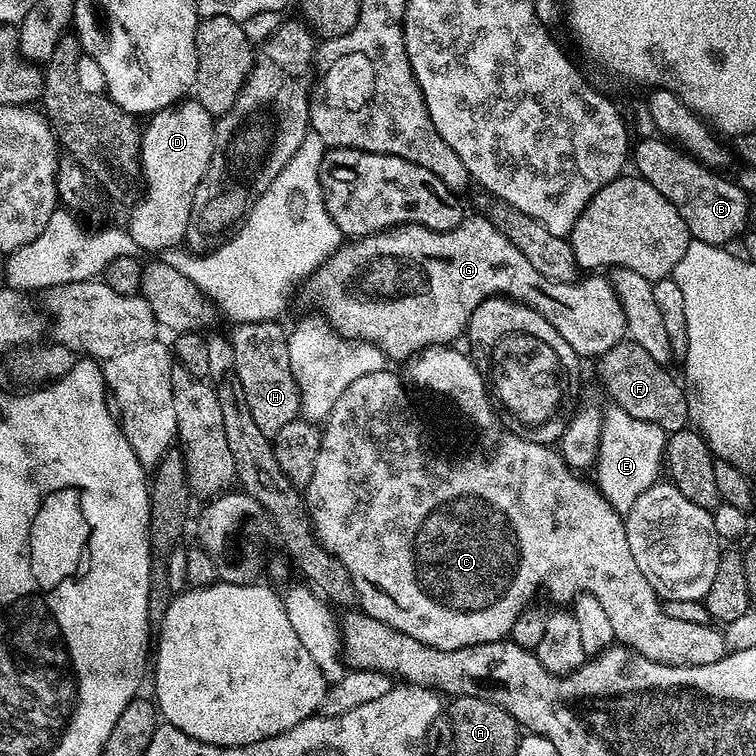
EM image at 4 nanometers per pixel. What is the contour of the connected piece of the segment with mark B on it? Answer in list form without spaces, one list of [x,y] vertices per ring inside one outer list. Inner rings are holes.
[[[663,138],[656,140],[644,140],[640,145],[634,148],[634,164],[636,160],[635,171],[643,180],[650,182],[662,198],[666,198],[682,214],[682,222],[690,230],[693,240],[701,240],[707,244],[717,246],[731,245],[731,240],[741,235],[749,227],[748,224],[748,203],[750,197],[744,192],[735,179],[727,180],[724,174],[717,174],[713,169],[703,165],[698,160],[693,160],[691,156],[685,154],[679,147],[673,146],[669,141]]]

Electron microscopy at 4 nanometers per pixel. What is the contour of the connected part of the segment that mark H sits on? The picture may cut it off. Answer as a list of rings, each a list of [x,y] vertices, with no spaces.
[[[263,320],[261,324],[238,324],[231,330],[232,368],[234,376],[236,372],[237,382],[240,383],[238,391],[243,396],[246,406],[250,406],[250,414],[254,417],[258,430],[262,430],[262,434],[269,438],[274,437],[278,430],[282,430],[282,426],[287,426],[300,416],[300,391],[298,382],[294,382],[294,370],[290,370],[288,332],[276,320]]]

